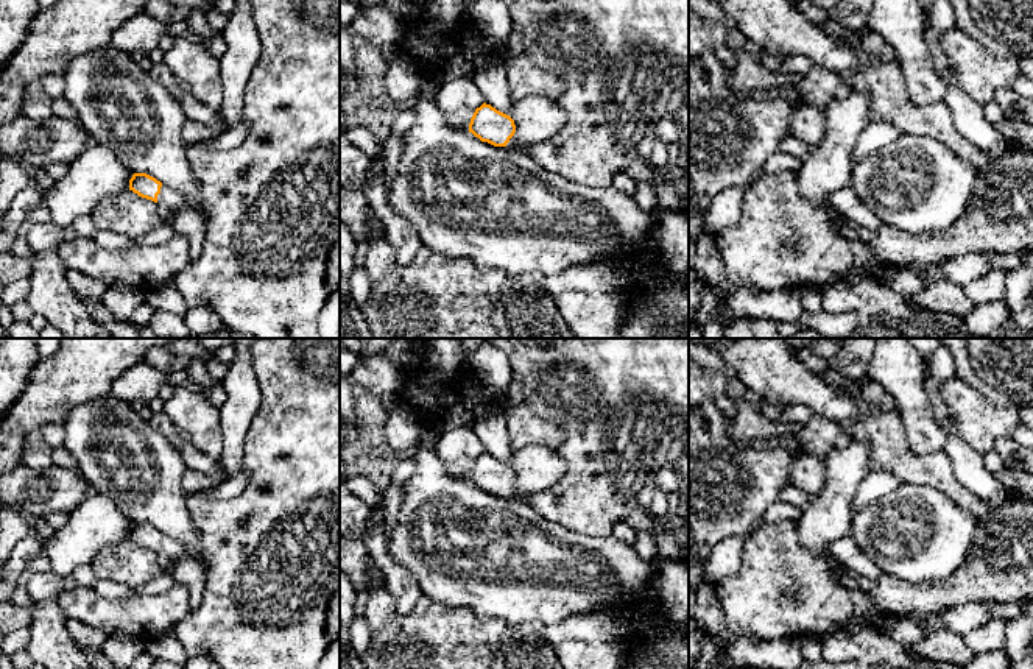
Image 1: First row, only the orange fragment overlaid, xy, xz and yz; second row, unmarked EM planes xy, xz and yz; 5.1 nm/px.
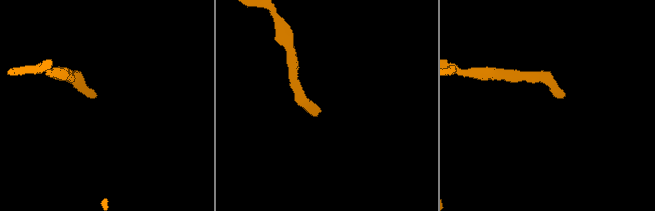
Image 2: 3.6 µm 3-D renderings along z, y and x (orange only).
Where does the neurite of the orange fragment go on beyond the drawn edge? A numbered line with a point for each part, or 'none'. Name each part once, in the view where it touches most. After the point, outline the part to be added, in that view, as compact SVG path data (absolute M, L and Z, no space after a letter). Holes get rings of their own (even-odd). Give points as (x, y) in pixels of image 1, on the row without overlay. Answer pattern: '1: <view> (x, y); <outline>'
1: xy (170, 549); M164 533L160 536L160 543L157 544L157 555L165 558L168 565L173 565L187 557L184 546Z

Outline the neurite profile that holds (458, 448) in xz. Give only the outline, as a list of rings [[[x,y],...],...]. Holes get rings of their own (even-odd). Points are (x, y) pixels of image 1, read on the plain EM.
[[[457,427],[442,432],[433,451],[444,462],[447,474],[460,480],[469,480],[471,468],[485,446],[474,427]]]

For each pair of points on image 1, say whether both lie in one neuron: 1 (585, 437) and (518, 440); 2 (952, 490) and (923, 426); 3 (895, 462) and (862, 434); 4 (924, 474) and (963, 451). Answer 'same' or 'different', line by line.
1: different
2: different
3: same
4: different

